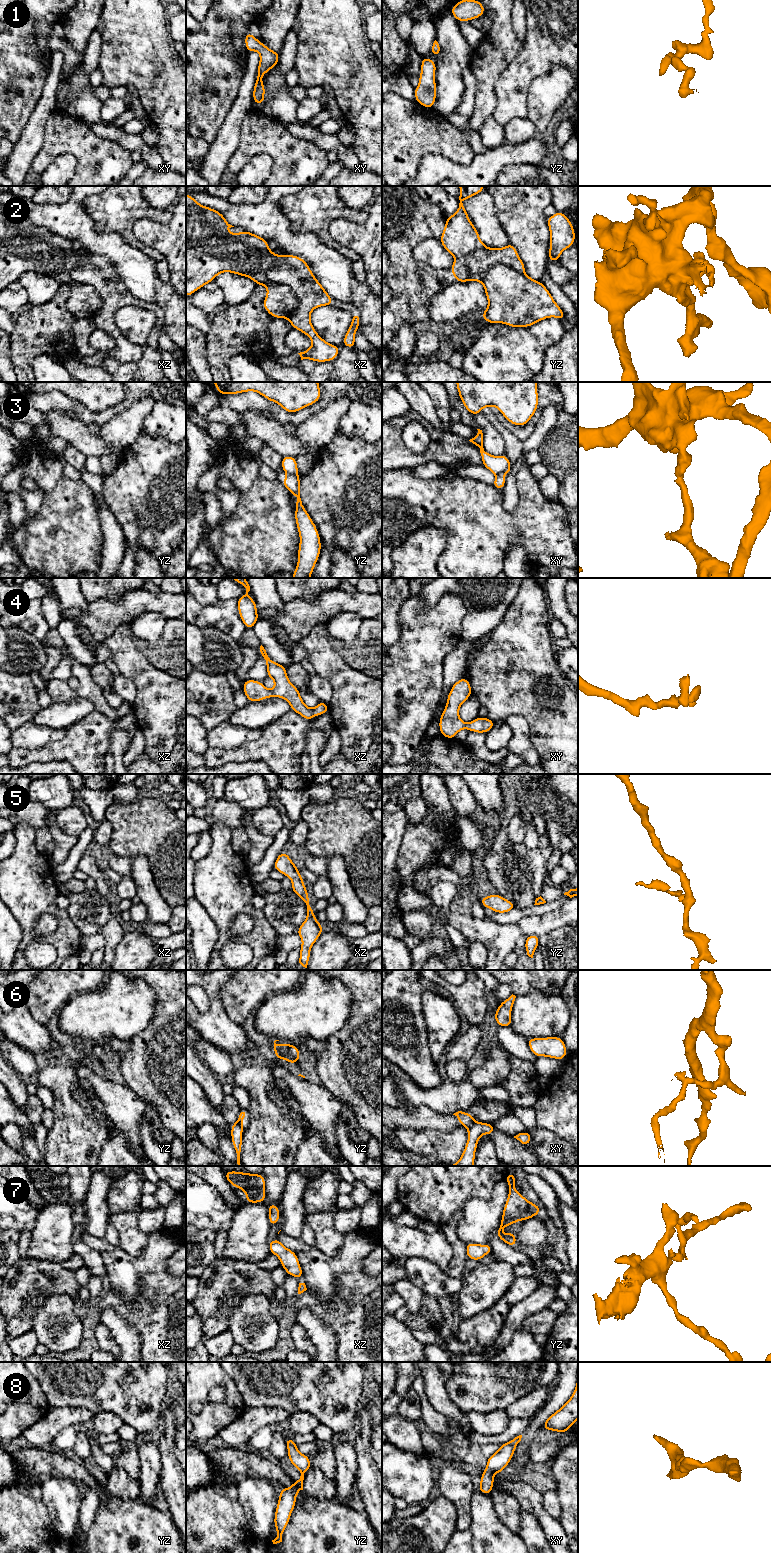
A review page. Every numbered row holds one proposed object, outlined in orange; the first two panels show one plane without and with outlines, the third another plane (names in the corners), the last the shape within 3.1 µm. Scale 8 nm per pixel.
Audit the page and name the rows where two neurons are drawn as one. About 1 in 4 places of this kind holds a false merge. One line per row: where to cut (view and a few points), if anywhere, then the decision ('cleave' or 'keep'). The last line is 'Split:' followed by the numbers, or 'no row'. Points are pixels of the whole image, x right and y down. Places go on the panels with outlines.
1: no cut; keep
2: cut in xz along (284, 256), (268, 277), (293, 293), (297, 307), (289, 318); cleave
3: cut in yz along (287, 473), (297, 475); cleave
4: no cut; keep
5: no cut; keep
6: cut in xy along (474, 1121), (468, 1129); cleave
7: no cut; keep
8: no cut; keep
Split: 2, 3, 6

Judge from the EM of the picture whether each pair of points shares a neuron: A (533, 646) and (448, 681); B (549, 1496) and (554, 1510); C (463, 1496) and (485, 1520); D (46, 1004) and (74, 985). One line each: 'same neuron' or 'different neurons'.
A: different neurons
B: same neuron
C: different neurons
D: same neuron

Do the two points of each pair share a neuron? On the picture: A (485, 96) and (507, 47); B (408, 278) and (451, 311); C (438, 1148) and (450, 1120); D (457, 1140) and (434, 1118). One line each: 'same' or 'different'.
A: same
B: different
C: different
D: different

